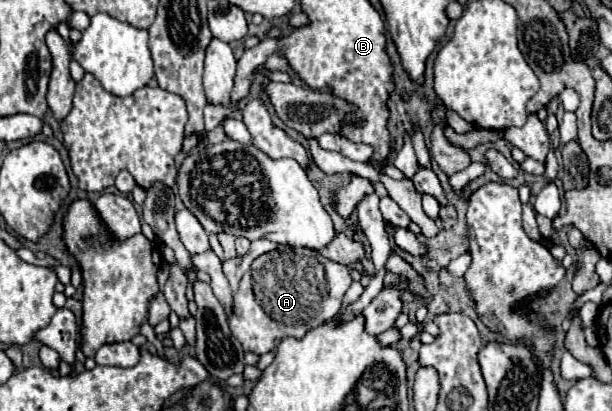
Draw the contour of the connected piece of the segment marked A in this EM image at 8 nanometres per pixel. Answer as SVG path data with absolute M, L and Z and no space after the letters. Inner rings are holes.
M282 245L270 253L264 253L258 259L254 259L250 271L242 277L240 287L234 293L234 313L228 319L230 331L242 343L244 351L264 355L264 353L272 351L274 347L278 347L278 343L284 337L302 339L308 331L334 319L340 311L342 297L348 291L350 283L352 283L352 275L350 275L350 269L346 265L330 261L328 257L324 257L322 253L318 253L314 249L300 249L300 247ZM254 279L266 279L266 293L264 293L264 287L260 287L262 293L258 293L258 295L254 293L254 283L256 283Z

